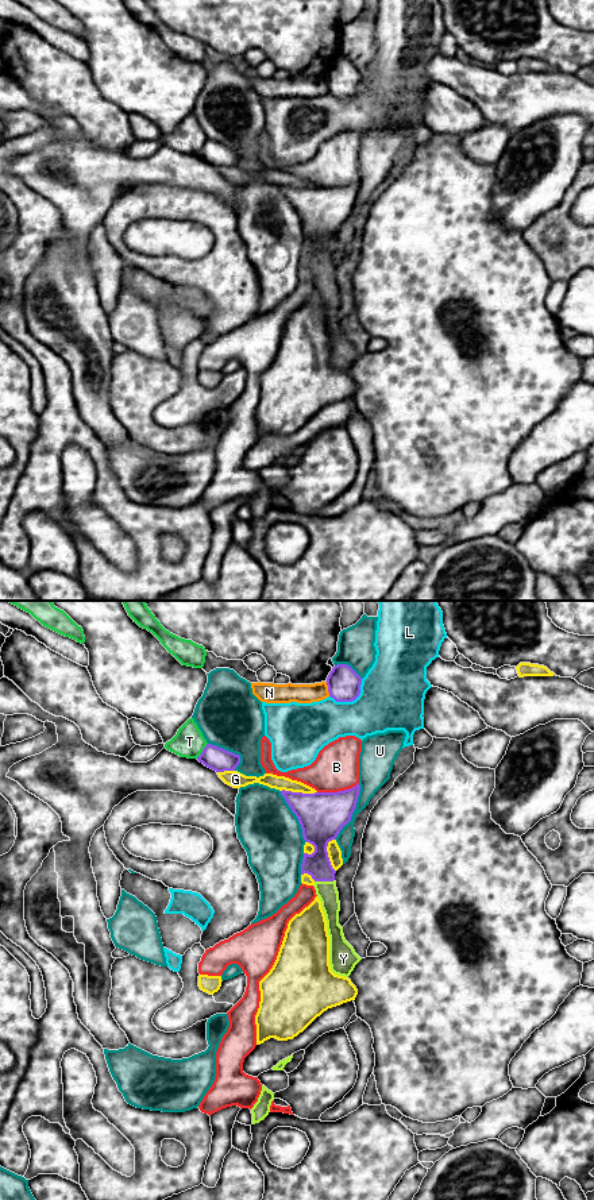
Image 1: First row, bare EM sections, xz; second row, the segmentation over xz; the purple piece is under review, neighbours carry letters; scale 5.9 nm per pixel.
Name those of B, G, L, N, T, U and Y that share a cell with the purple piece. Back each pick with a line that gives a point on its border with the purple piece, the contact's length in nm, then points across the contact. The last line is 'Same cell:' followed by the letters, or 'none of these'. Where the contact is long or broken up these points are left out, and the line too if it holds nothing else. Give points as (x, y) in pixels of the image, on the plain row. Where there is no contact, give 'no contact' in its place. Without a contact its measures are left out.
Y: meets purple in xz at (324, 276); contact 120 nm long
Same cell: Y

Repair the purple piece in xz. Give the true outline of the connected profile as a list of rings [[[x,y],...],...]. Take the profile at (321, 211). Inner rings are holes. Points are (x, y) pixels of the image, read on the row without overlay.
[[[359,178],[344,186],[302,189],[281,186],[286,198],[298,213],[305,238],[315,242],[312,250],[304,248],[301,270],[308,269],[315,275],[316,290],[327,316],[329,331],[329,360],[335,370],[348,373],[362,355],[346,336],[339,320],[339,288],[327,242],[335,235],[344,220],[351,216],[356,202]]]

